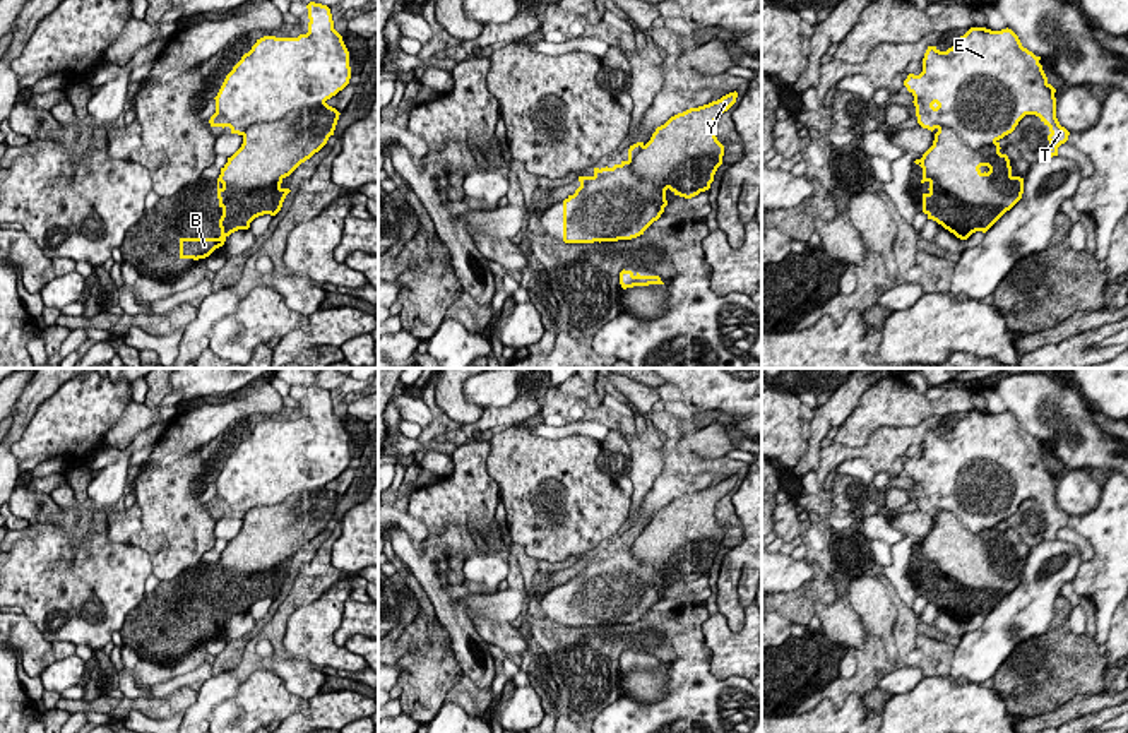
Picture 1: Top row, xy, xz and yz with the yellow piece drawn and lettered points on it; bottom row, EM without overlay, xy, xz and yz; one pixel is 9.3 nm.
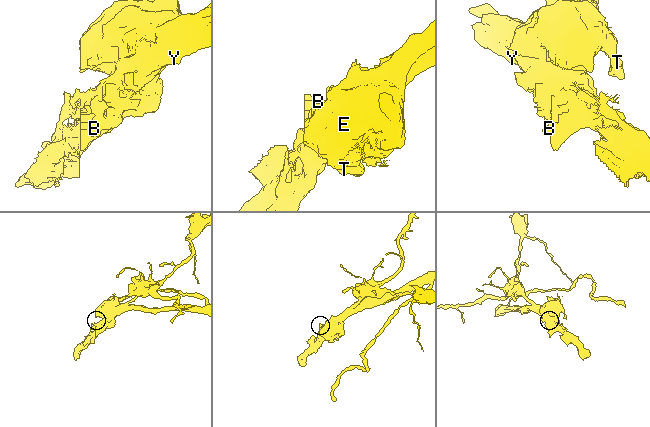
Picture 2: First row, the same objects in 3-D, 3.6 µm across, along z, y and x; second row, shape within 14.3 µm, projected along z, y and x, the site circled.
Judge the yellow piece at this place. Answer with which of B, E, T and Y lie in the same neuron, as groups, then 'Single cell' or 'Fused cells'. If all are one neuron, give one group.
Groups: B Y / E T. Fused cells

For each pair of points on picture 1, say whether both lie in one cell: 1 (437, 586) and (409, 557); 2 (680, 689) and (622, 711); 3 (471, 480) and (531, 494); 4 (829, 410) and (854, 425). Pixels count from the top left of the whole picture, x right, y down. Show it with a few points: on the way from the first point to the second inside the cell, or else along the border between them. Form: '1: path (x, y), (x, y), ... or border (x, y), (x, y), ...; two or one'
1: path (432, 579), (416, 564); one
2: path (666, 704), (659, 711), (637, 711); one
3: border (490, 447), (486, 471), (497, 483), (500, 499); two
4: border (870, 387), (837, 427); two

